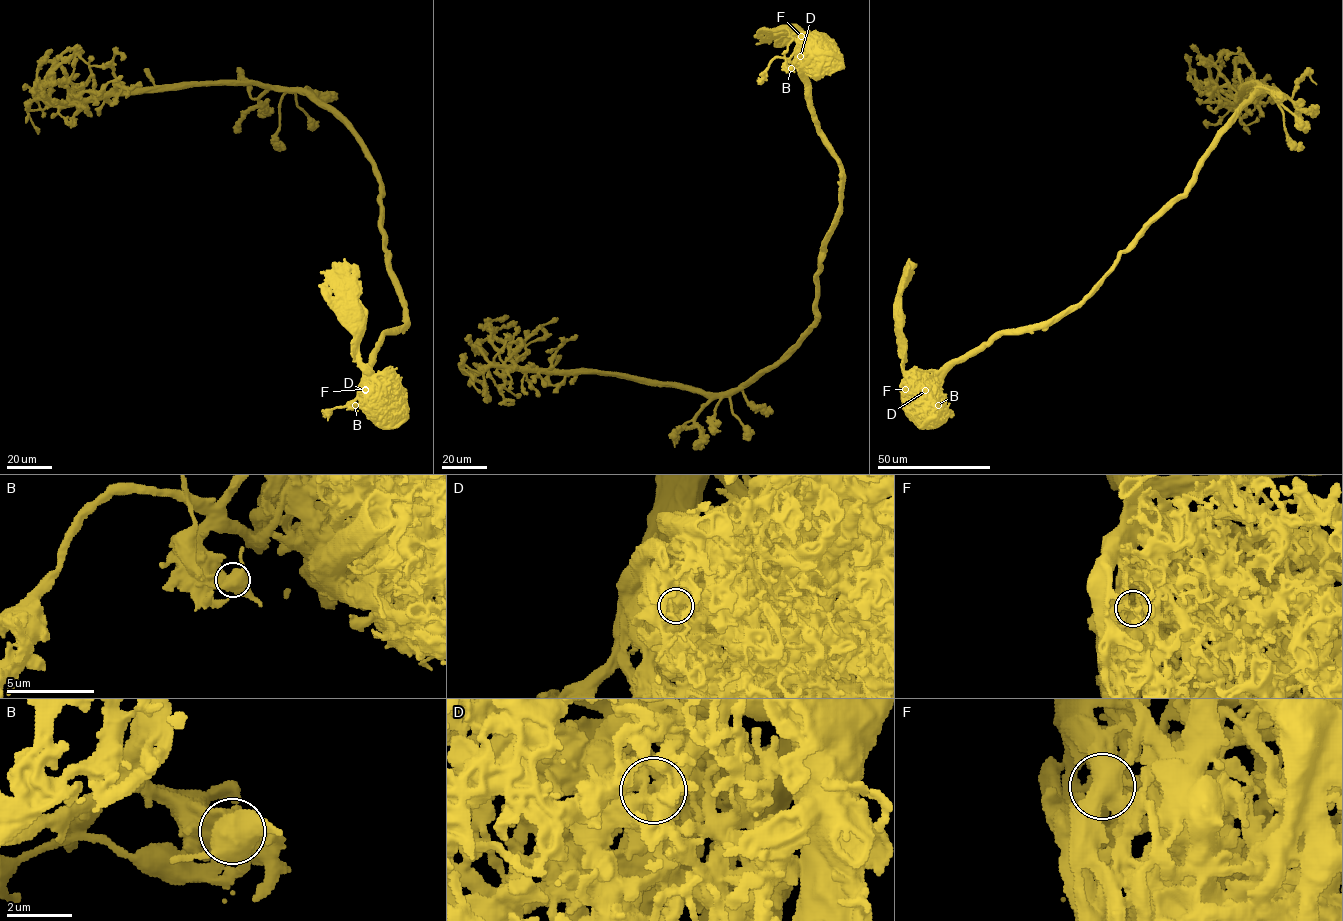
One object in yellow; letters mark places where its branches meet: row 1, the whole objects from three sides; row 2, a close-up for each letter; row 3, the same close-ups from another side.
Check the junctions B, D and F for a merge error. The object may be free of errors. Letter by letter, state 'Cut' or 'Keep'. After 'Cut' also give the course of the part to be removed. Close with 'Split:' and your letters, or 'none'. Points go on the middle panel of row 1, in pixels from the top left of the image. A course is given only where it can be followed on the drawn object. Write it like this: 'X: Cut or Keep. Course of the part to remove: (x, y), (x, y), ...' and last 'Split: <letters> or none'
B: Cut. Course of the part to remove: (790, 69), (786, 67), (784, 54), (793, 39)
D: Keep
F: Keep
Split: B

